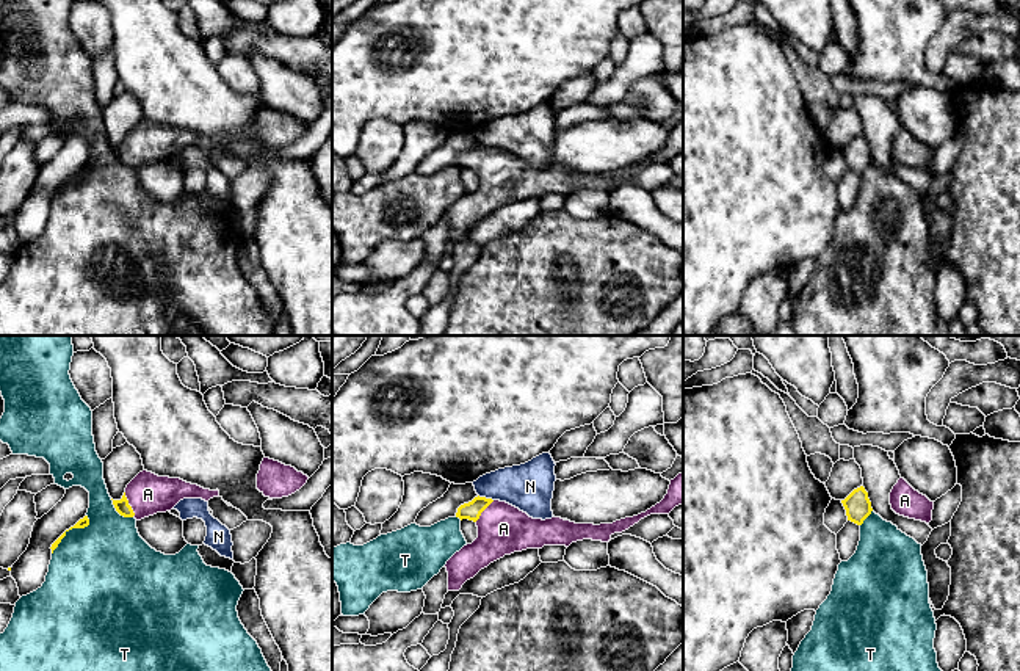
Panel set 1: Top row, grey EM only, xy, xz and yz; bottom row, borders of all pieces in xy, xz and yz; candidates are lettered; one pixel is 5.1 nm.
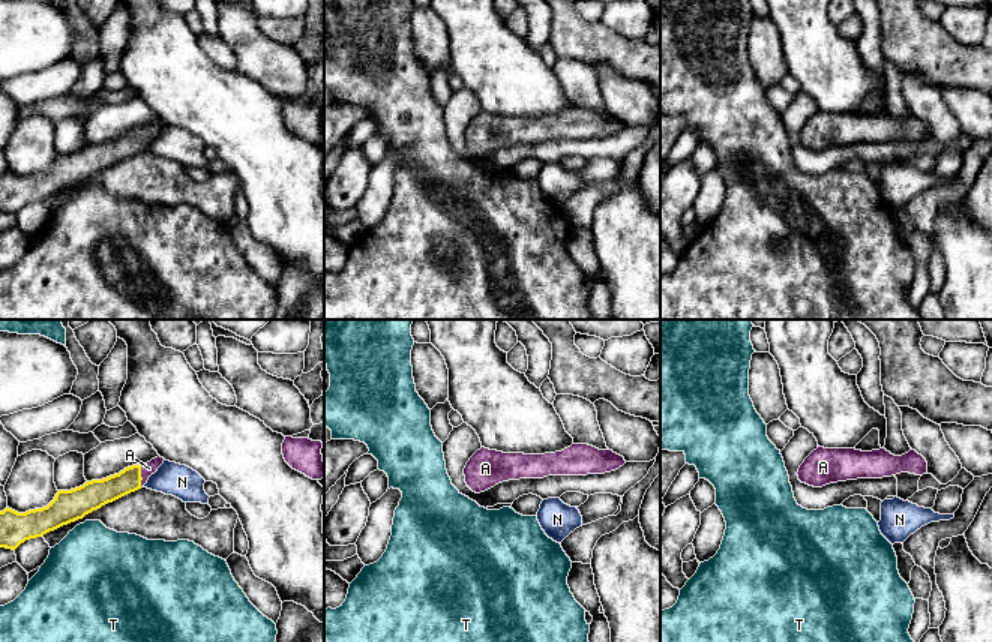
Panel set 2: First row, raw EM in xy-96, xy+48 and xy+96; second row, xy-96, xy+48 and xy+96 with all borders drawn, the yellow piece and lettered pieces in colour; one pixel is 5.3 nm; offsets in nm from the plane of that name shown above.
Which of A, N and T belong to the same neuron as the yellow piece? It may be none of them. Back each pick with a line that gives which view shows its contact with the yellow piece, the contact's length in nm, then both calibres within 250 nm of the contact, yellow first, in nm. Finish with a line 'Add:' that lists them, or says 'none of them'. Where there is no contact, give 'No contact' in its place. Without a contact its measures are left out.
A: Touches yellow in xy. Shared border 140 nm. Thickness 70 nm (yellow) against 220 nm
Add: A

